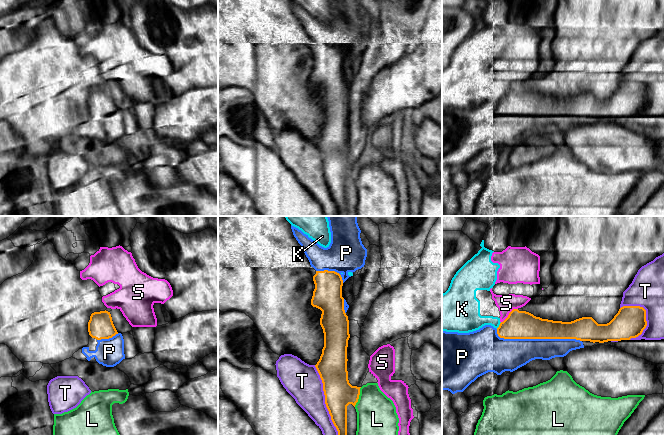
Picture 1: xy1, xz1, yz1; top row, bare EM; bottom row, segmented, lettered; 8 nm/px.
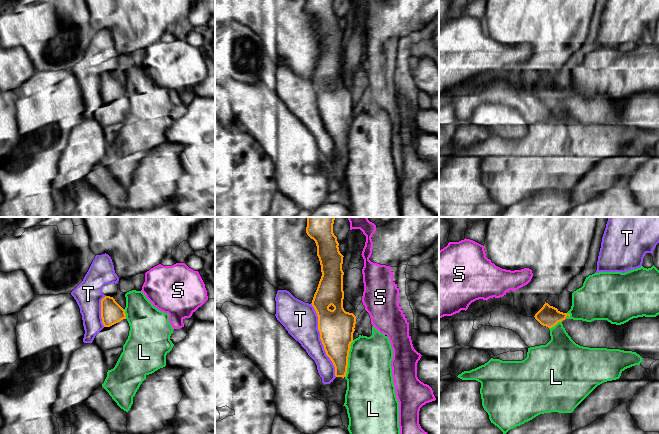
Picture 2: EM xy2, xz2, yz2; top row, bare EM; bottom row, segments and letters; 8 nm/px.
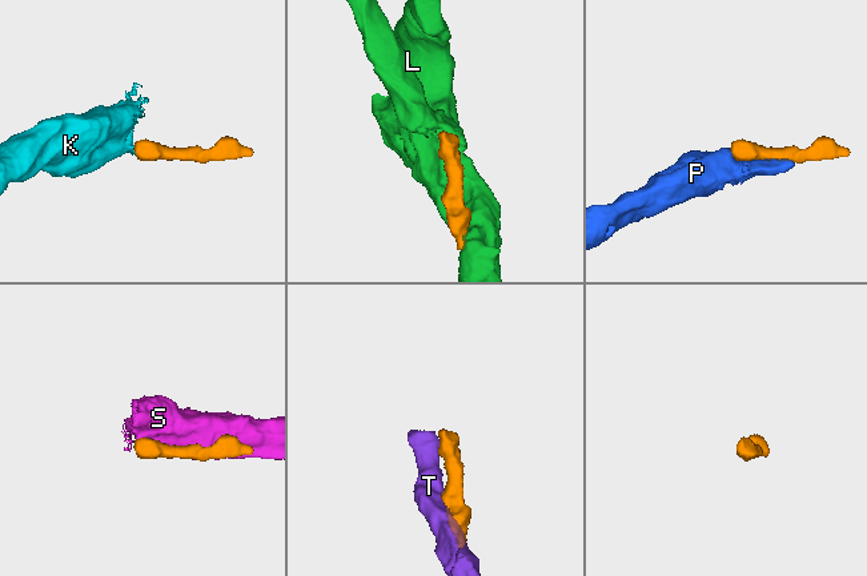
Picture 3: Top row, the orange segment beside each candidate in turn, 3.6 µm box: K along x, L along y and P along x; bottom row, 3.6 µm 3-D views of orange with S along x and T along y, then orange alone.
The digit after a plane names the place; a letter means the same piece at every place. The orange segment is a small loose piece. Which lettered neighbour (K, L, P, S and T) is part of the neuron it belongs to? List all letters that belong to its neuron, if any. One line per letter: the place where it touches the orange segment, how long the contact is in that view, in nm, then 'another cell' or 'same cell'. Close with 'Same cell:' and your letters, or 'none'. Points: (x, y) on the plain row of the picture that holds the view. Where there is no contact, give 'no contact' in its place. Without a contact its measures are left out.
K: yz1 (499, 101) | 70 nm | another cell
L: xz2 (347, 134) | 300 nm | another cell
P: yz1 (537, 114) | 700 nm | same cell
S: yz1 (509, 90) | 180 nm | another cell
T: xz1 (325, 178) | 650 nm | another cell
Same cell: P

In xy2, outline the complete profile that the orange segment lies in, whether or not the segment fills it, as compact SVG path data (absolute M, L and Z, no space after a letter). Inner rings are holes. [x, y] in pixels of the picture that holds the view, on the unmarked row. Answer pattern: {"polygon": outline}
{"polygon": "M105 72L101 76L101 94L104 104L96 110L93 119L103 127L123 123L128 115L130 102L125 86L113 73Z"}

